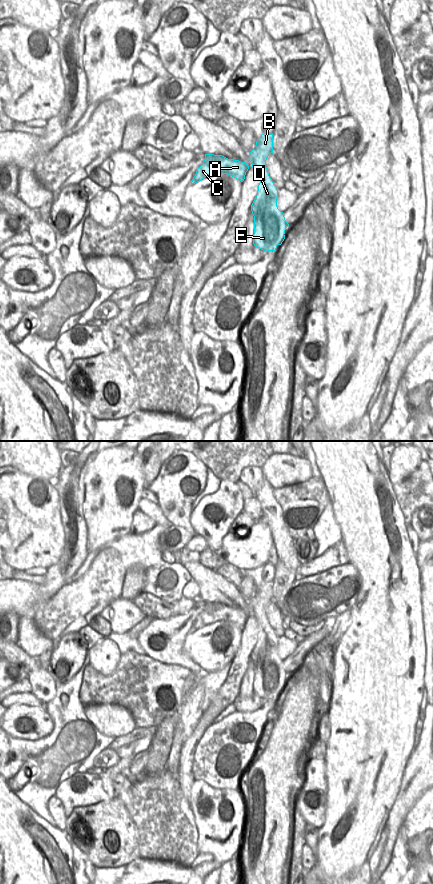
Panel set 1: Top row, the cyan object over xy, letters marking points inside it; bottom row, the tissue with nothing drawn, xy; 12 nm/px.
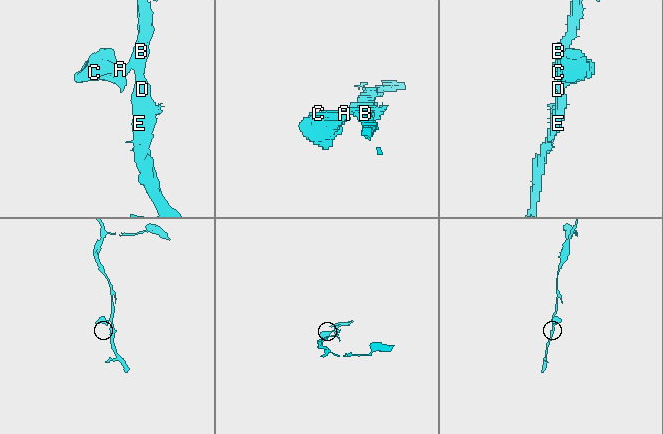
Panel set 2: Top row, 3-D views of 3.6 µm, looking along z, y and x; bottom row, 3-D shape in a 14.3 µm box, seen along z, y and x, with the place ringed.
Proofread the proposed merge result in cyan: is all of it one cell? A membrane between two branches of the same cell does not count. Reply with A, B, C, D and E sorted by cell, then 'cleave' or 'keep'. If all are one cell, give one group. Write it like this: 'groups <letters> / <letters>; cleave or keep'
groups A C / B D E; cleave

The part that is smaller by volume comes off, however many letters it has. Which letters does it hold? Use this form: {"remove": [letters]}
{"remove": ["A", "C"]}

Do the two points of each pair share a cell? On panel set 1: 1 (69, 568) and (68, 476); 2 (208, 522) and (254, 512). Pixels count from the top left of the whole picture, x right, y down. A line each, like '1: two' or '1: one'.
1: one
2: two

